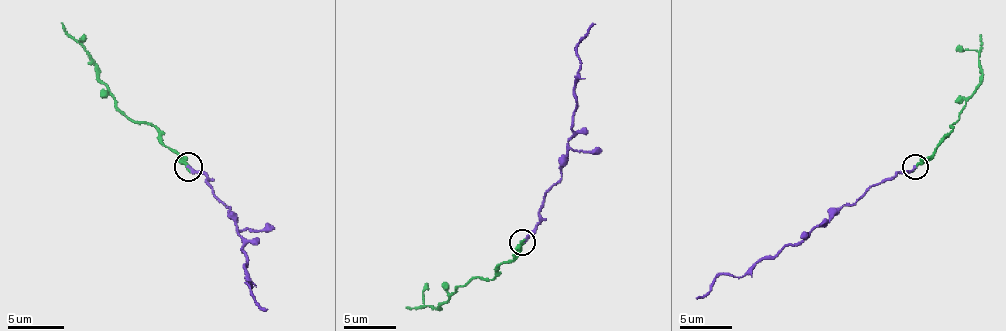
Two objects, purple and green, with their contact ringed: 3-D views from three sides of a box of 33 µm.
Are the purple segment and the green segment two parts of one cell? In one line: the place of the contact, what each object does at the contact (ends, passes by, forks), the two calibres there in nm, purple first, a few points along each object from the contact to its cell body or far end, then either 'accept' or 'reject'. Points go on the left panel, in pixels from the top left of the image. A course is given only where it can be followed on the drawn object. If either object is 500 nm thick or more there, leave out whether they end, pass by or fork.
(188, 167) | purple ends | green ends | 200/280 nm | purple via (187, 167), (207, 179), (230, 210), (244, 241), (249, 286), (247, 283), (264, 308) | green via (187, 167), (153, 128), (134, 122), (97, 74), (91, 57), (60, 23) | accept

